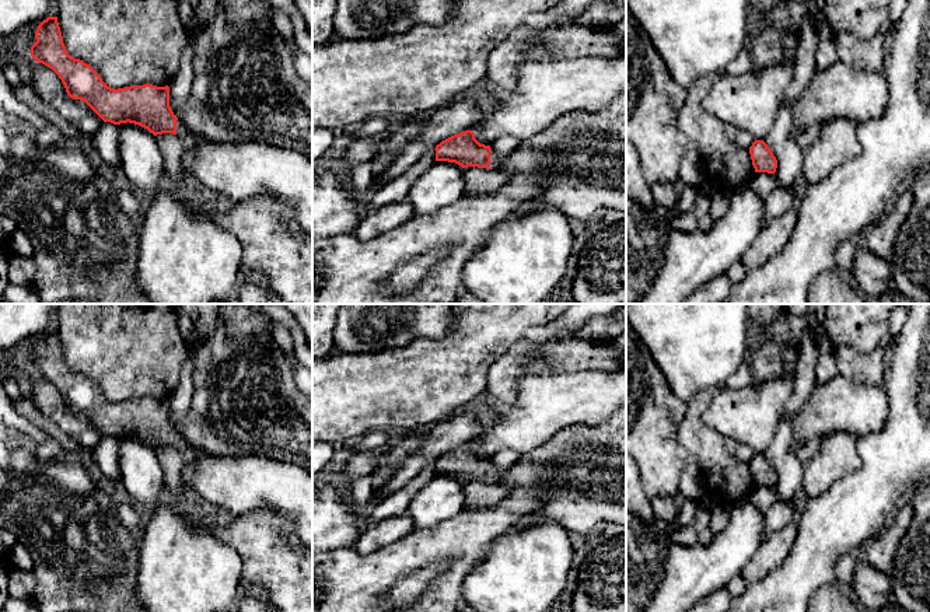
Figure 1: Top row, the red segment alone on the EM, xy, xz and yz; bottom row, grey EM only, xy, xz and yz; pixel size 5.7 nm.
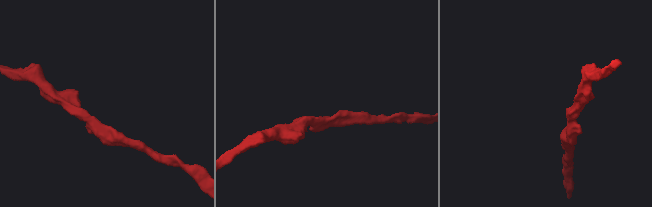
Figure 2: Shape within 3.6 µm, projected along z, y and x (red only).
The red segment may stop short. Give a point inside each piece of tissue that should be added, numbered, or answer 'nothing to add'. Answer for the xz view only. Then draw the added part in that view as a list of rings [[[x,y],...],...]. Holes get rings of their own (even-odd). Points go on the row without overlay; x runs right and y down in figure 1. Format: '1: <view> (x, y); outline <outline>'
1: xz (496, 474); outline [[[492,464],[492,466],[490,466],[490,480],[489,480],[489,483],[490,483],[490,485],[494,485],[494,483],[500,482],[501,475],[503,475],[503,471],[497,469],[497,468]]]

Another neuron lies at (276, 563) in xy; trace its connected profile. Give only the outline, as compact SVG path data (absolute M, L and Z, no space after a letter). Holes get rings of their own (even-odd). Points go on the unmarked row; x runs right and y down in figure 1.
M254 510L235 517L227 527L203 524L203 529L235 549L241 556L241 595L256 591L269 601L275 612L312 612L312 549L297 538L294 529L284 524L277 513Z

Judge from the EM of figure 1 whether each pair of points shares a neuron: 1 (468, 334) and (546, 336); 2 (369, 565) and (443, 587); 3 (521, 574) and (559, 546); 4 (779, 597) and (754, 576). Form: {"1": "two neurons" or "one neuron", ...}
{"1": "two neurons", "2": "one neuron", "3": "one neuron", "4": "two neurons"}

